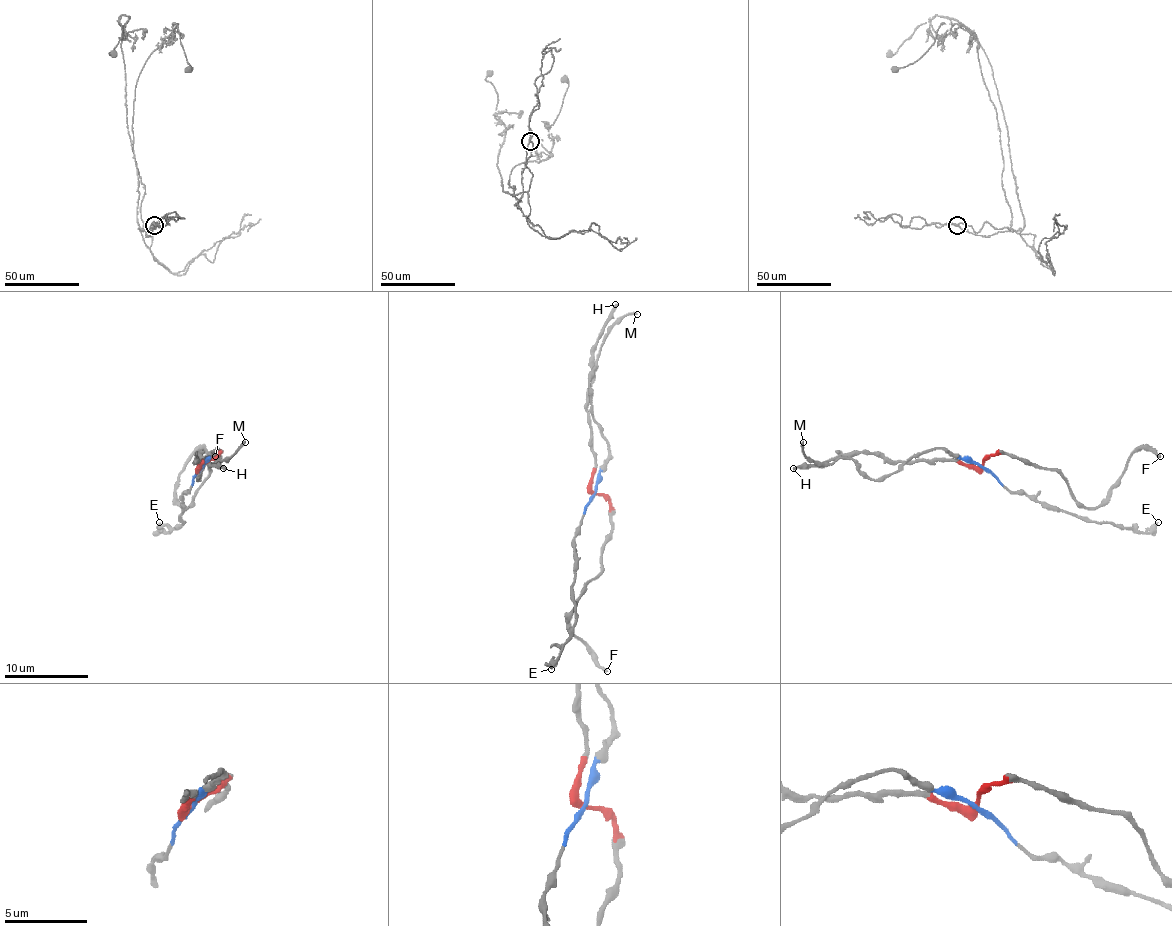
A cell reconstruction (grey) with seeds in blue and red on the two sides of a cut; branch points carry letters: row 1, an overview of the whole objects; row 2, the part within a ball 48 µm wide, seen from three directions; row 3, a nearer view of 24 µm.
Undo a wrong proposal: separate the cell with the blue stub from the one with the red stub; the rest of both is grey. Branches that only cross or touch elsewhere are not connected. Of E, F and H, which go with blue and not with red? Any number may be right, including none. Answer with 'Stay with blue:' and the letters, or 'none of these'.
Stay with blue: E

